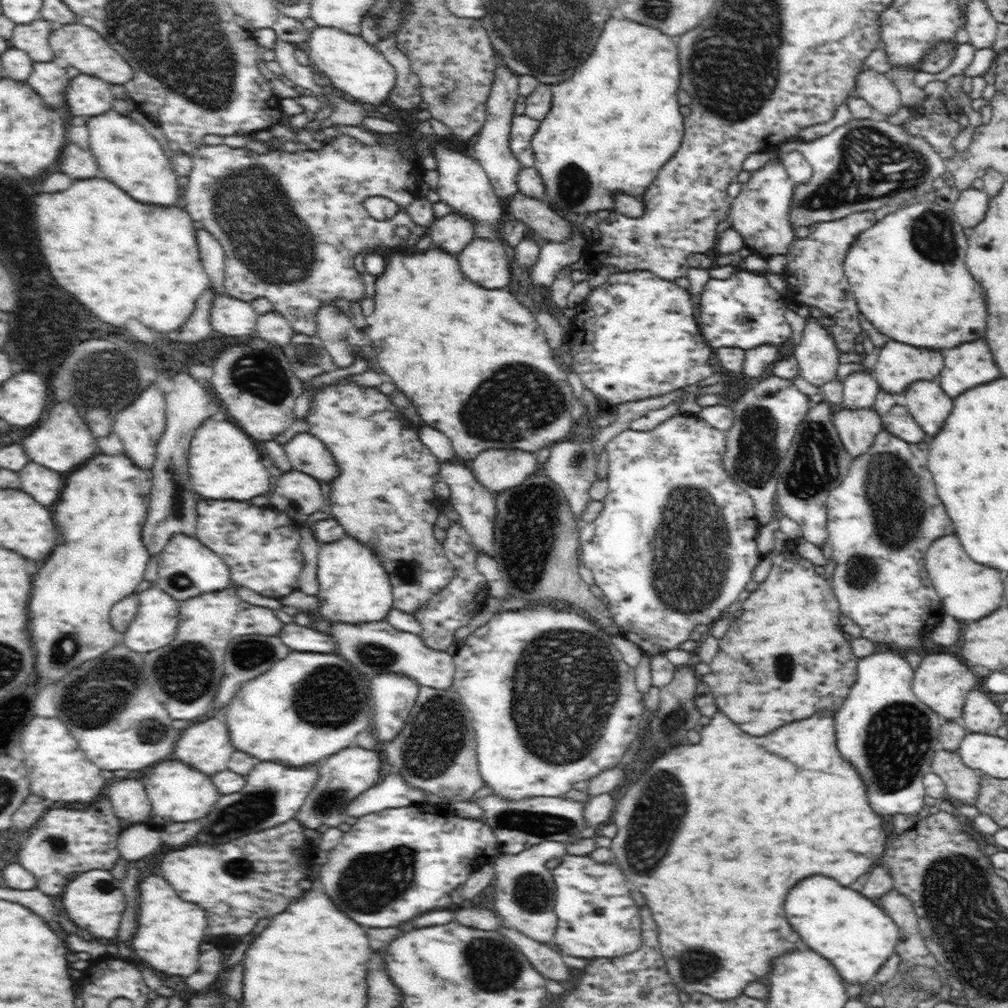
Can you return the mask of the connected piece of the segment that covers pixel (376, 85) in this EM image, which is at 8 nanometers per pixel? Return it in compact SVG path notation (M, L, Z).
M317 26L309 32L306 46L311 64L330 76L334 86L340 86L340 90L346 90L348 94L352 94L362 102L382 104L387 100L395 85L395 68L360 33L342 31L336 27Z

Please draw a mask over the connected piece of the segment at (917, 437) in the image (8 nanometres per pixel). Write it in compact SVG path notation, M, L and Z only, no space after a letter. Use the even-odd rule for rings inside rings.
M896 404L886 413L881 415L883 429L904 441L919 443L924 438L925 432L903 404Z

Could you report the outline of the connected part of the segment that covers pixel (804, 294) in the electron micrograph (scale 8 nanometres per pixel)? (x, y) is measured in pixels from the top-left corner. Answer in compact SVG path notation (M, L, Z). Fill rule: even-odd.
M851 212L843 218L819 222L814 226L814 232L809 232L805 239L795 238L791 248L785 255L788 258L786 271L782 276L789 284L788 301L806 306L816 306L824 310L826 314L832 314L838 318L840 328L832 328L832 338L836 339L836 347L848 352L854 351L854 340L856 340L856 322L860 316L860 307L856 302L856 295L844 273L844 260L848 249L855 242L856 235L866 231L876 222L876 212ZM842 328L852 334L836 334Z

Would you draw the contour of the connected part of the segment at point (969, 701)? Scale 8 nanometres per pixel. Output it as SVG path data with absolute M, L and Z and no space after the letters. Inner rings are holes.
M976 688L967 694L961 716L968 732L996 735L997 728L1003 724L998 704L986 695L984 688Z

